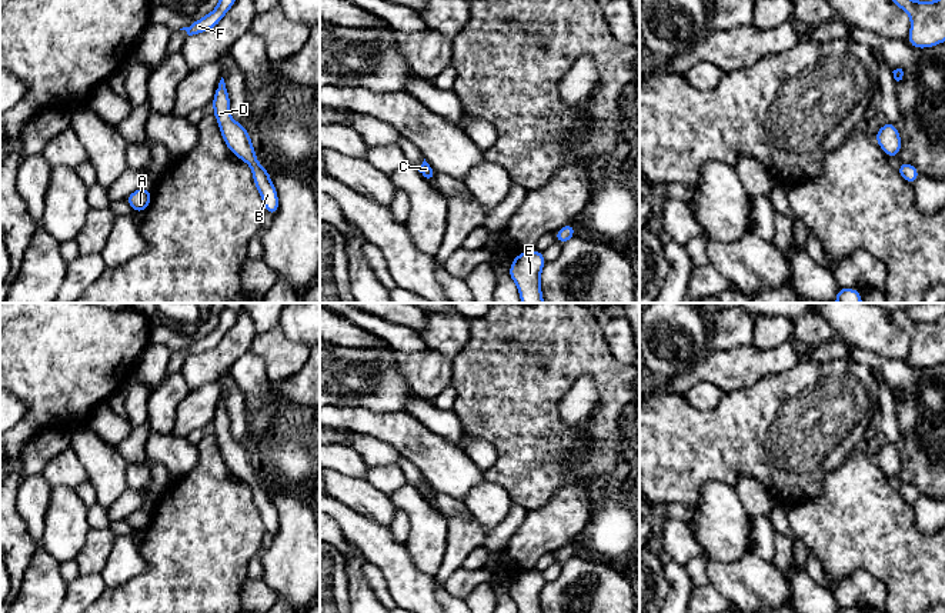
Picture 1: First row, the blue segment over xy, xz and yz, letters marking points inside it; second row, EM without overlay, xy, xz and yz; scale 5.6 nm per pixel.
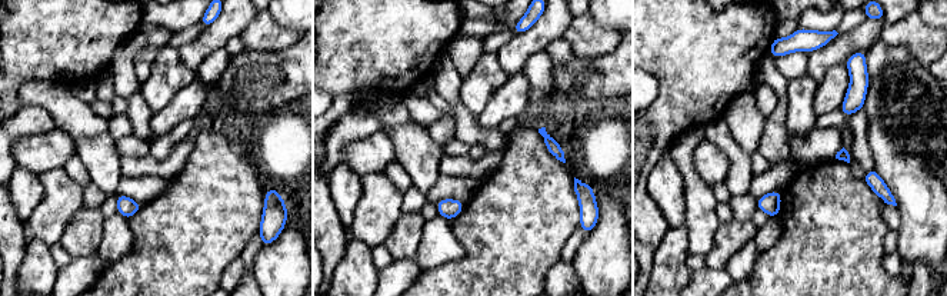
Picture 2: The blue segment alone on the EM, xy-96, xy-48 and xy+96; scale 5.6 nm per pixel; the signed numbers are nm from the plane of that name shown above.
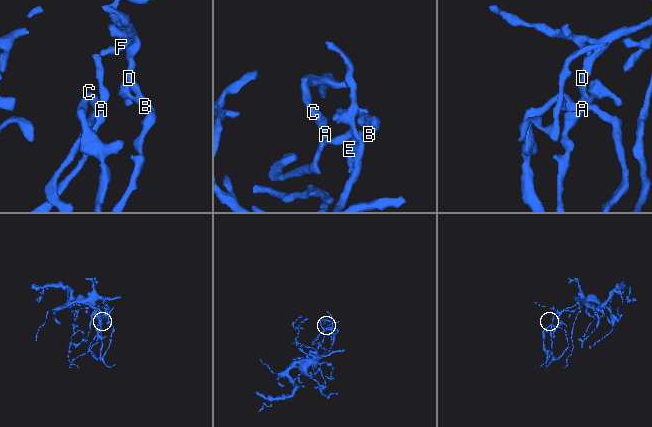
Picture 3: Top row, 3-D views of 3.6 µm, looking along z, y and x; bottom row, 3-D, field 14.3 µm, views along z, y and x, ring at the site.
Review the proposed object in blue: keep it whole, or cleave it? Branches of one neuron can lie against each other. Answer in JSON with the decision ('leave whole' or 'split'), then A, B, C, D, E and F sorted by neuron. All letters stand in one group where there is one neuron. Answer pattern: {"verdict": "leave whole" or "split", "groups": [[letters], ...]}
{"verdict": "leave whole", "groups": [["A", "B", "C", "D", "E", "F"]]}

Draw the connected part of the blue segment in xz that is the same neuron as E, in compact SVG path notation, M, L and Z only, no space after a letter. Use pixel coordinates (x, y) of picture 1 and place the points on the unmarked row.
M537 569L514 577L508 596L515 602L518 613L541 613L541 590L545 583Z

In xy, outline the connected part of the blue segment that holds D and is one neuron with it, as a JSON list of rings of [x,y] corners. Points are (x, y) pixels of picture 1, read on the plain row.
[[[223,397],[214,413],[213,429],[226,466],[234,476],[251,487],[253,500],[264,527],[274,537],[278,532],[277,510],[270,499],[270,493],[257,482],[247,449],[241,443],[234,442],[230,434],[230,417]]]

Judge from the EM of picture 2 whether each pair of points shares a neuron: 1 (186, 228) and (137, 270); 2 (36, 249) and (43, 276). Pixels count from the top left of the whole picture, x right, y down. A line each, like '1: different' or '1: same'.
1: same
2: same

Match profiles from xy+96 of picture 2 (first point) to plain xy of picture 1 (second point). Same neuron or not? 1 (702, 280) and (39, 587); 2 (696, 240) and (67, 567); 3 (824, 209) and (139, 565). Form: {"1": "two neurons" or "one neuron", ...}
{"1": "two neurons", "2": "two neurons", "3": "two neurons"}

